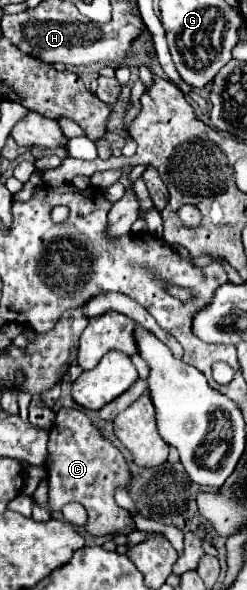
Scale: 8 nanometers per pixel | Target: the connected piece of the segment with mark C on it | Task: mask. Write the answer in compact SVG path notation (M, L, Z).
M60 409L56 413L56 421L52 425L50 431L50 441L48 441L48 461L46 461L46 469L48 469L48 495L50 495L50 507L52 511L62 509L66 503L80 503L86 507L88 511L88 533L92 535L110 535L114 531L118 533L126 533L130 531L130 513L122 507L116 505L114 501L114 491L118 487L128 489L130 487L130 471L128 465L122 457L122 453L108 441L102 437L102 433L88 421L88 417L78 411L78 409Z

